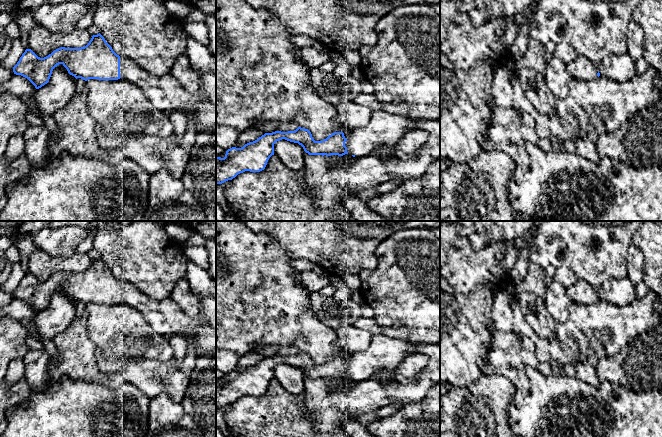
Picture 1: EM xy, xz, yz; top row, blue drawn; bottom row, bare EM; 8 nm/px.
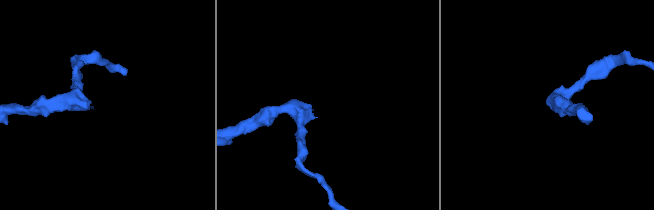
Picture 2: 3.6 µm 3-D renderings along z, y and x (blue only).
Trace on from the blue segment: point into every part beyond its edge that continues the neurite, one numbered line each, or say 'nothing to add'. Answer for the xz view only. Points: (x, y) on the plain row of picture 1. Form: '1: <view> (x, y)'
1: xz (383, 352)

